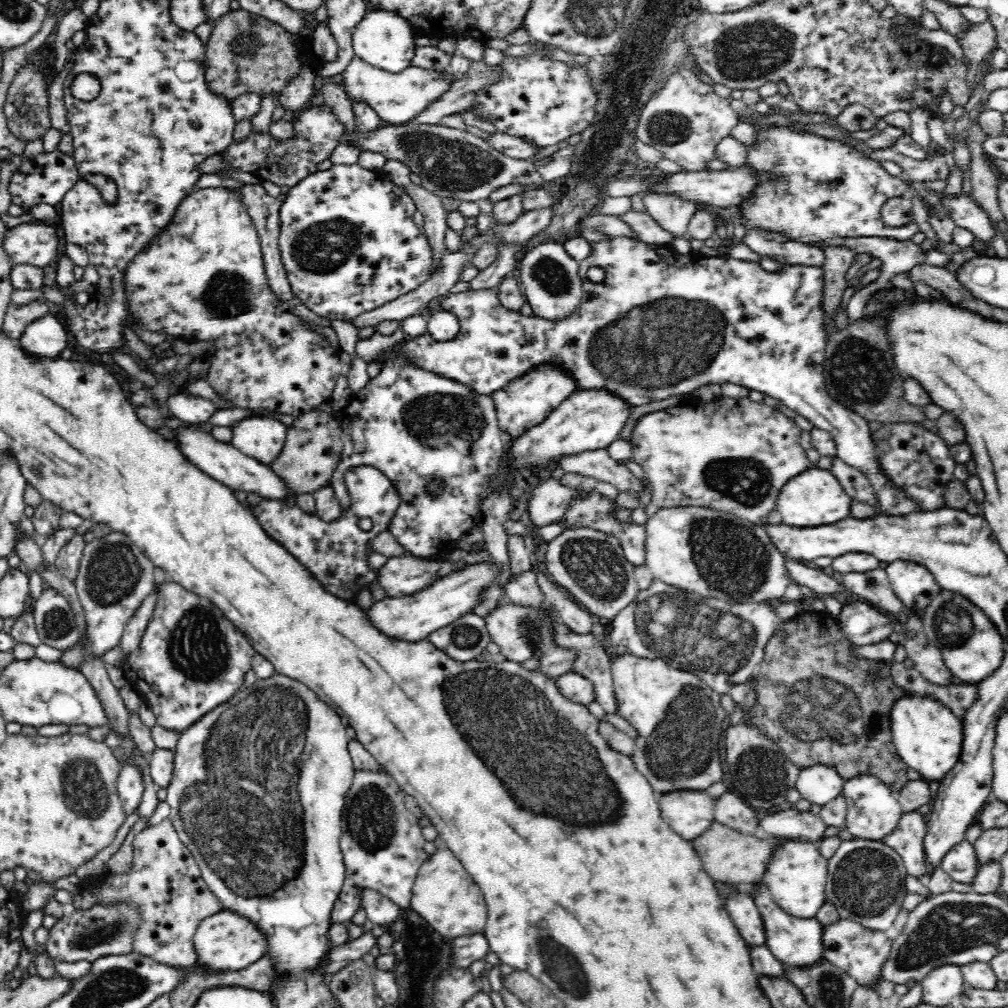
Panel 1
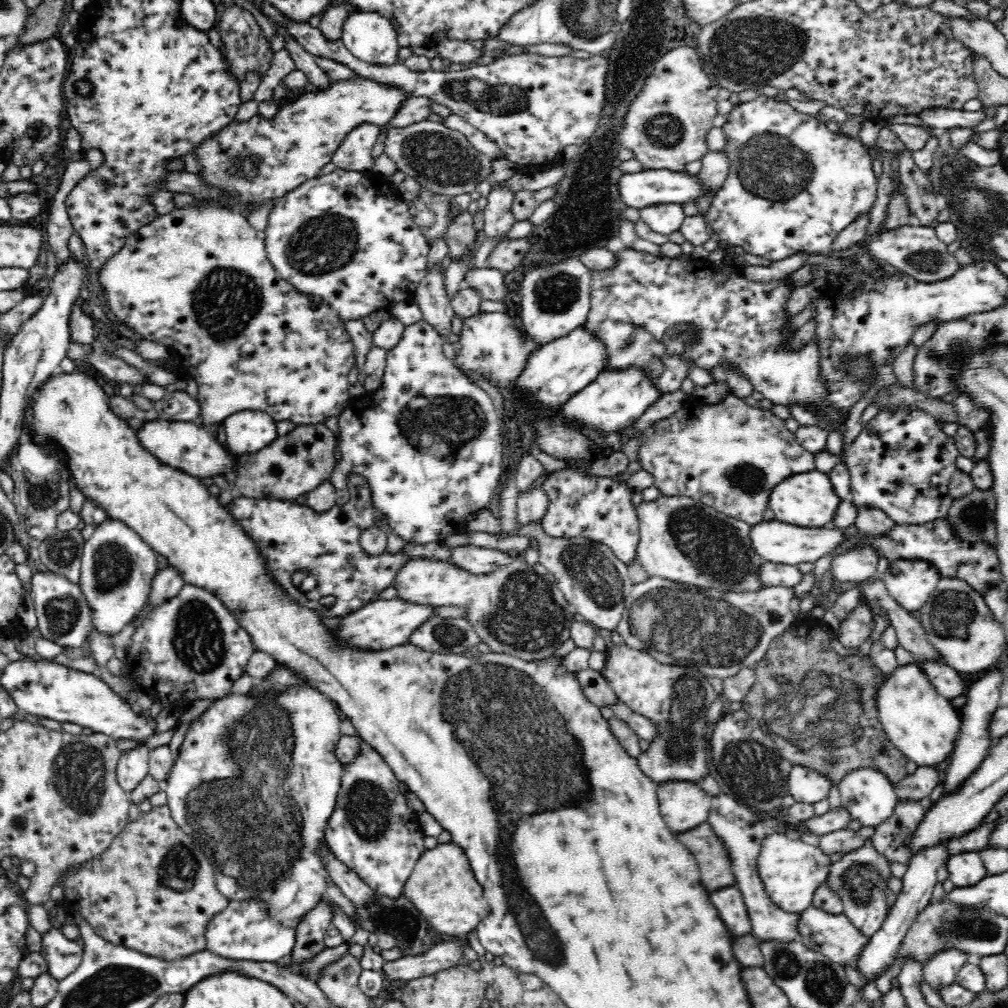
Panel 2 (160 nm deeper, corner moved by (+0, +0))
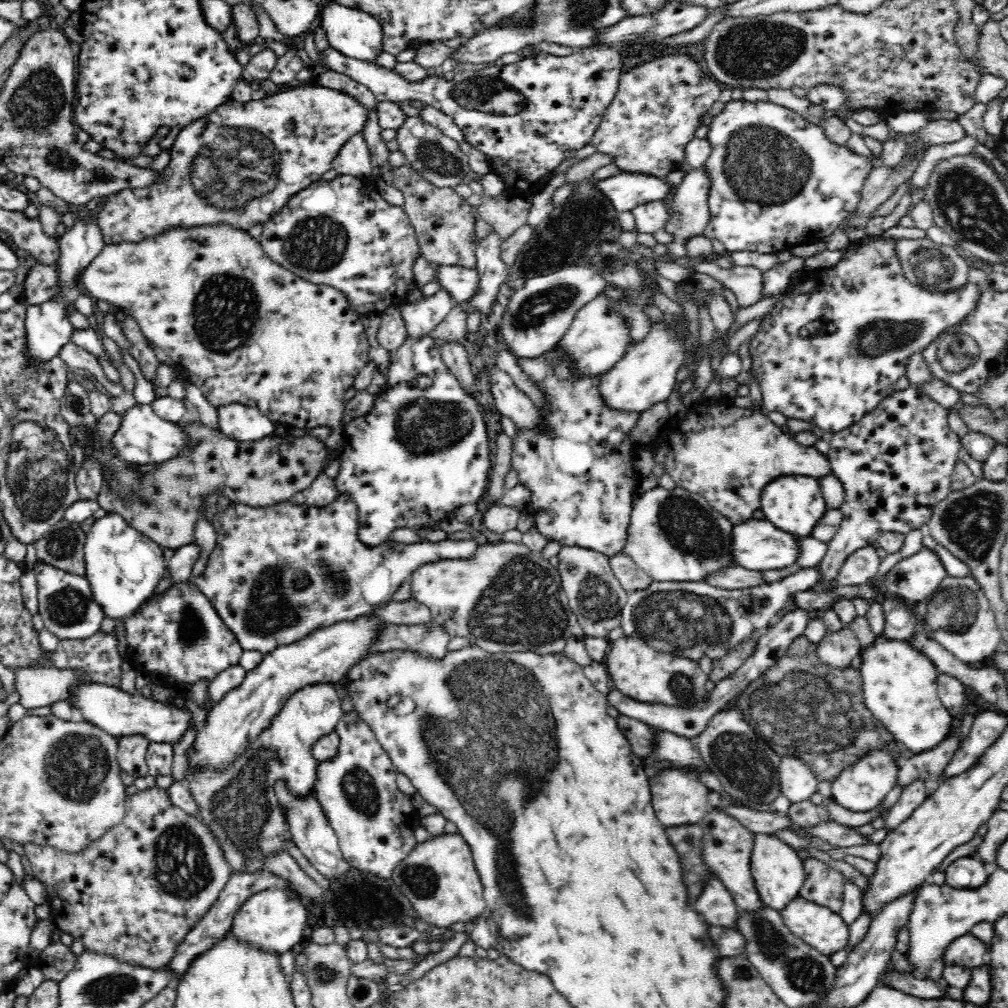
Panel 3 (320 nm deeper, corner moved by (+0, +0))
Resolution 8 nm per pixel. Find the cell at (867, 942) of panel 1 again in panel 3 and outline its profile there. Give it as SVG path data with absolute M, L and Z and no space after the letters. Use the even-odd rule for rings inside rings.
M797 897L778 911L784 926L806 944L822 954L846 949L848 928L838 913L825 905L809 902Z

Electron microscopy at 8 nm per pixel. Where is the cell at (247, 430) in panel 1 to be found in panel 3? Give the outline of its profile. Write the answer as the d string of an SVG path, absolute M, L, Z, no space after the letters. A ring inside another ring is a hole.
M231 403L215 407L219 430L236 441L256 441L275 434L276 425L256 407Z

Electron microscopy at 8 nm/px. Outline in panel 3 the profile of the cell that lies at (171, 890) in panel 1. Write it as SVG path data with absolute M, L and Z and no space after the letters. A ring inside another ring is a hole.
M154 785L144 790L138 790L131 795L126 794L124 809L126 809L124 818L116 826L108 828L99 840L91 842L88 847L85 846L80 853L60 851L54 847L36 845L32 844L32 842L25 842L23 845L24 853L28 857L32 875L44 886L47 904L50 906L50 912L52 913L51 920L55 924L57 931L69 934L72 940L81 940L84 950L106 953L106 955L116 957L118 961L124 961L124 963L128 963L132 967L140 965L156 970L164 967L165 963L172 960L178 944L184 942L184 936L188 935L188 930L194 927L217 902L220 891L226 887L234 871L232 871L232 865L226 859L226 850L222 847L222 842L218 842L210 827L204 824L201 818L189 815L177 805L174 805L166 789Z

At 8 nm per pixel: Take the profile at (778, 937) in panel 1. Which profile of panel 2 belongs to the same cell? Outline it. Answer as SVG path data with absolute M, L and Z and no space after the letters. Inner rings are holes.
M722 792L712 799L707 821L710 823L710 827L714 829L717 838L723 842L724 847L727 849L728 857L731 860L731 870L735 875L736 886L740 889L744 905L747 907L752 925L752 934L758 939L800 940L798 927L796 927L799 917L796 913L785 912L772 903L757 870L757 859L761 852L761 845L770 835L766 822L758 817L756 813L749 812L734 798L730 798Z

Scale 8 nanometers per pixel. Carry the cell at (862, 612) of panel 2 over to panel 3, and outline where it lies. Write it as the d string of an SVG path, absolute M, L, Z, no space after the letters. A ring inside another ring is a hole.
M844 626L837 632L828 632L816 644L816 659L830 668L850 667L852 659L860 654L861 645L856 636Z

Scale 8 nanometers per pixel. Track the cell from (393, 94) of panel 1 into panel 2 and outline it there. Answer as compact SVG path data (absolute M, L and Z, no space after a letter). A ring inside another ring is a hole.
M356 75L355 79L331 83L324 90L289 96L277 106L272 118L256 114L248 120L234 119L218 134L202 140L193 152L200 165L194 175L206 187L218 189L218 198L200 200L193 194L176 192L172 196L174 208L218 205L247 216L268 200L274 204L299 184L320 176L320 170L332 161L334 152L354 128L364 123L385 126L407 97L396 87Z

